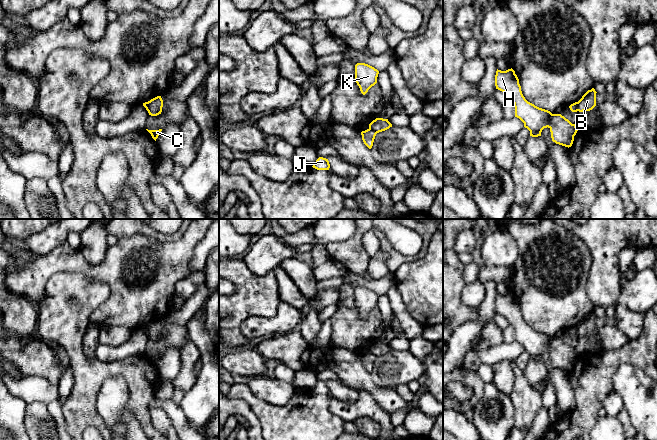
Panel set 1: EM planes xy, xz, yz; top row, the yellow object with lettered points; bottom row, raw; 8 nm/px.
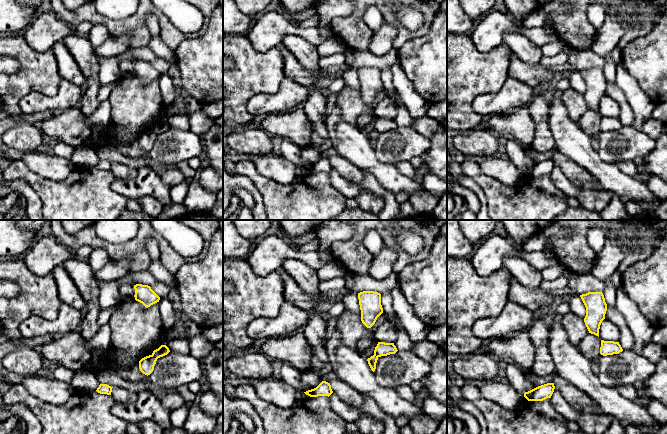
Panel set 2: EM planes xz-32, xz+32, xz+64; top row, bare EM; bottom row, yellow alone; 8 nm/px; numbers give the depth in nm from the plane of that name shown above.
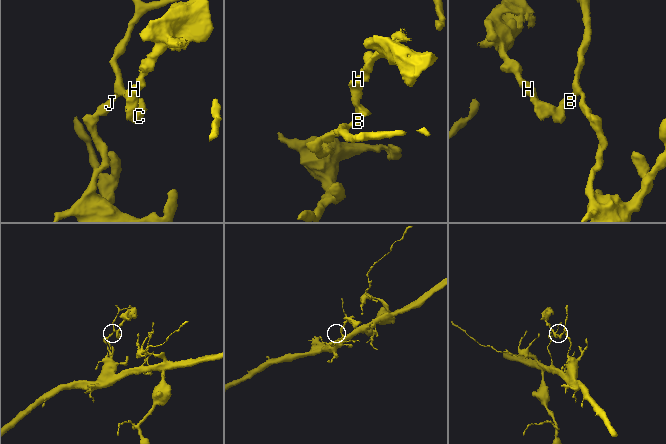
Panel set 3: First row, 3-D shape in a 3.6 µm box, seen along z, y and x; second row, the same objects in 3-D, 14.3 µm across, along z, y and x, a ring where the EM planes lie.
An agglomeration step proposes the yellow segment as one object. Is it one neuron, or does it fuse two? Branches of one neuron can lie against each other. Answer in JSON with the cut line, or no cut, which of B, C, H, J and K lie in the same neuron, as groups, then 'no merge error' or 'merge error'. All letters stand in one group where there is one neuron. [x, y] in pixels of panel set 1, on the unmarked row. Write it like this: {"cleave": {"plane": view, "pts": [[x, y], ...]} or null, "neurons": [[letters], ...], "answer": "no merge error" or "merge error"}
{"cleave": {"plane": "yz", "pts": [[576, 326], [578, 334]]}, "neurons": [["B", "J"], ["C", "H", "K"]], "answer": "merge error"}

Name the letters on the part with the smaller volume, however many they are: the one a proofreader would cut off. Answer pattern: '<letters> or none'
C, H, K

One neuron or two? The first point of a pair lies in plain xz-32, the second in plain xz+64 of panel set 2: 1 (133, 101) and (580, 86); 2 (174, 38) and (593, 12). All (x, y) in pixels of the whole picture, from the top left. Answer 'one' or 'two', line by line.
1: two
2: two

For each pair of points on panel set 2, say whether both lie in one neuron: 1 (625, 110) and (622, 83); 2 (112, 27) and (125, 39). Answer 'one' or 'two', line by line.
1: two
2: two

